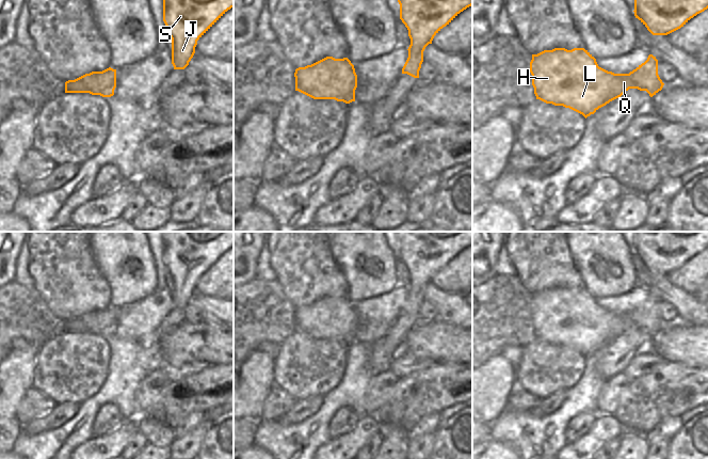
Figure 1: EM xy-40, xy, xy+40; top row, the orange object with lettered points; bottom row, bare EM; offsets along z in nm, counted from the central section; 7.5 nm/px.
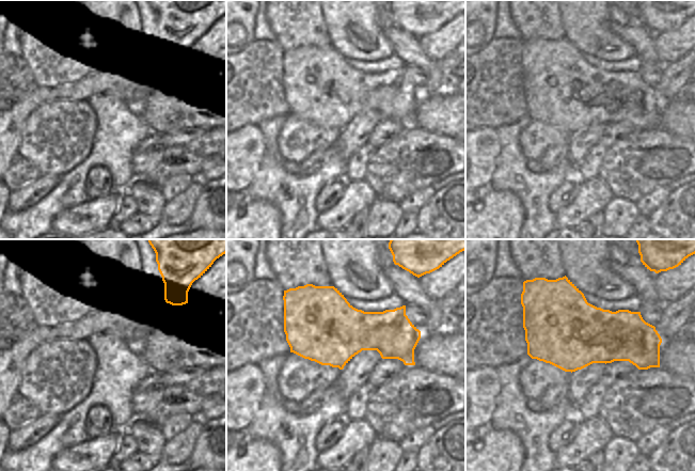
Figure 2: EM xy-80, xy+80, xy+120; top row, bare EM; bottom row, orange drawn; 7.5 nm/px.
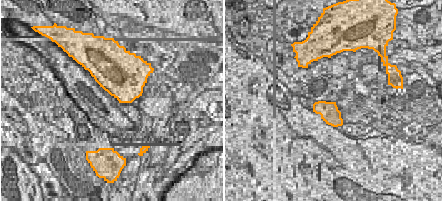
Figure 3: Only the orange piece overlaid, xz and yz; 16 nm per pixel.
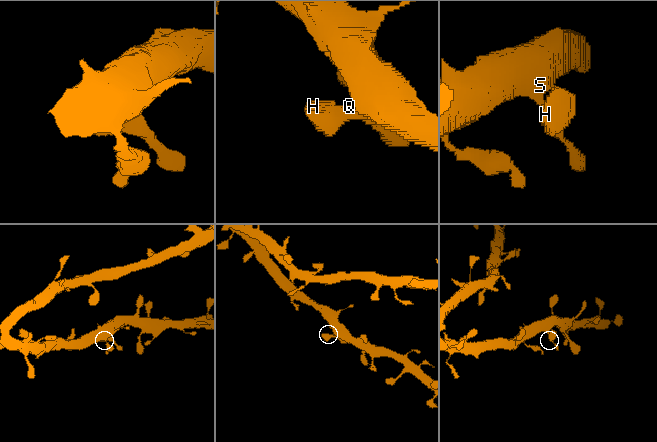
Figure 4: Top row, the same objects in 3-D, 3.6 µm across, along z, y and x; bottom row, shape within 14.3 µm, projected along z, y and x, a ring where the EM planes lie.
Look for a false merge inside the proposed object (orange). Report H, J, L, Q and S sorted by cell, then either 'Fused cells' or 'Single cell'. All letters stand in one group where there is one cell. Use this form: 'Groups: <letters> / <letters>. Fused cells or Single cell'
Groups: H J L Q S. Single cell

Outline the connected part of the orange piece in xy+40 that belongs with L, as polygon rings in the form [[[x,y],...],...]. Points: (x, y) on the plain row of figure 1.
[[[554,287],[532,294],[530,312],[536,338],[569,347],[585,358],[629,328],[646,330],[653,336],[664,325],[658,314],[658,299],[653,294],[629,313],[614,313],[599,306],[596,298],[584,287]]]

